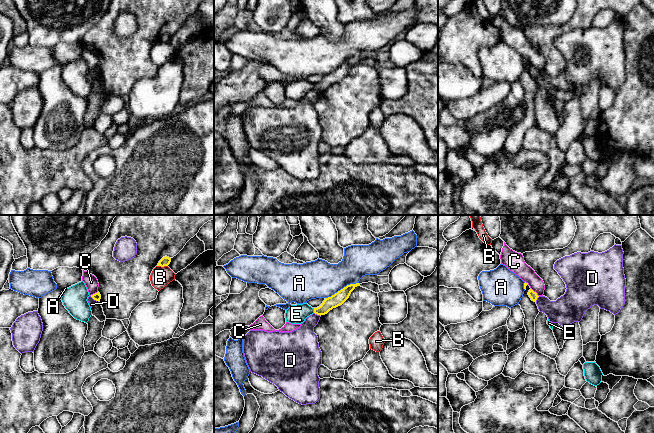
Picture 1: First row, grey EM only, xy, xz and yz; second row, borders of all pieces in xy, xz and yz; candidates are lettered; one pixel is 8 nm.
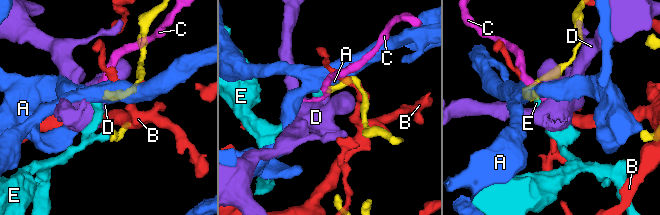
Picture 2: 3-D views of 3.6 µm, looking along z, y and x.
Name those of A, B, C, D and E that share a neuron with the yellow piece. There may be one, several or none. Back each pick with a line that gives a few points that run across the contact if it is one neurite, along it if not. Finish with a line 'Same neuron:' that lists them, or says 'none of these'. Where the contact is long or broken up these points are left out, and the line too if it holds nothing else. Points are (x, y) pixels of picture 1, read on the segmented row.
Same neuron: none of these

